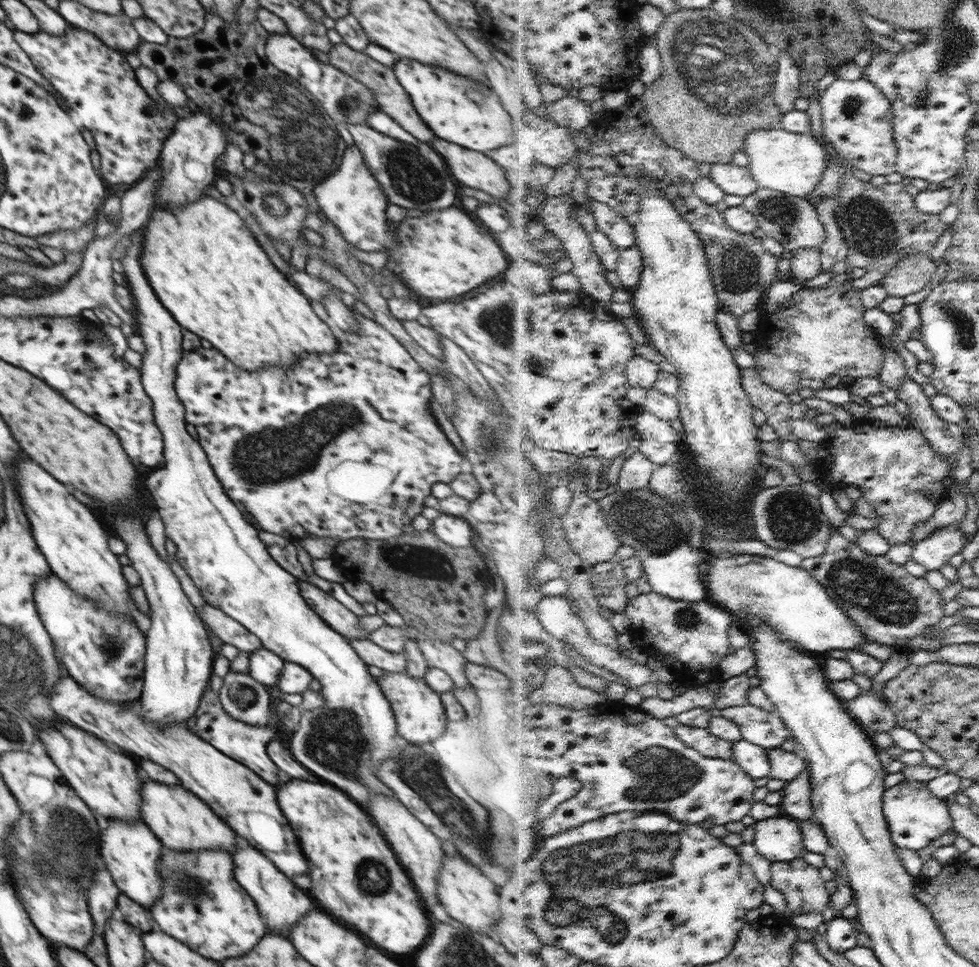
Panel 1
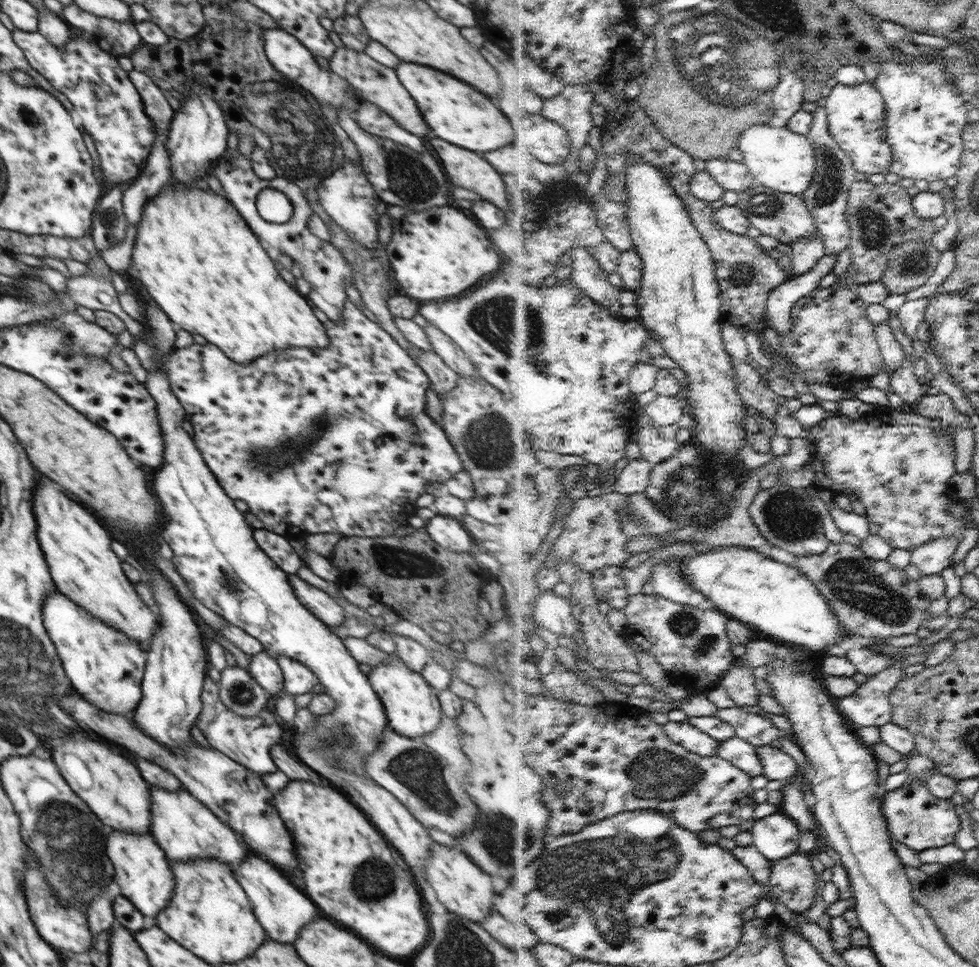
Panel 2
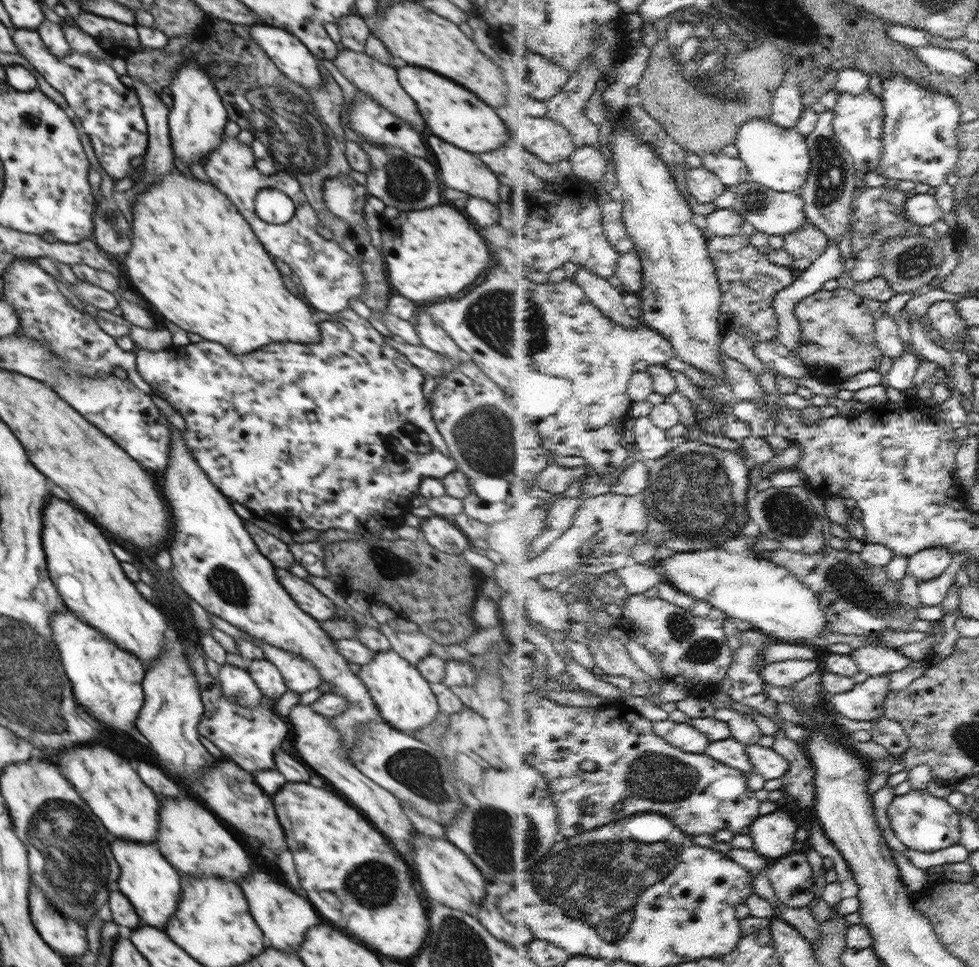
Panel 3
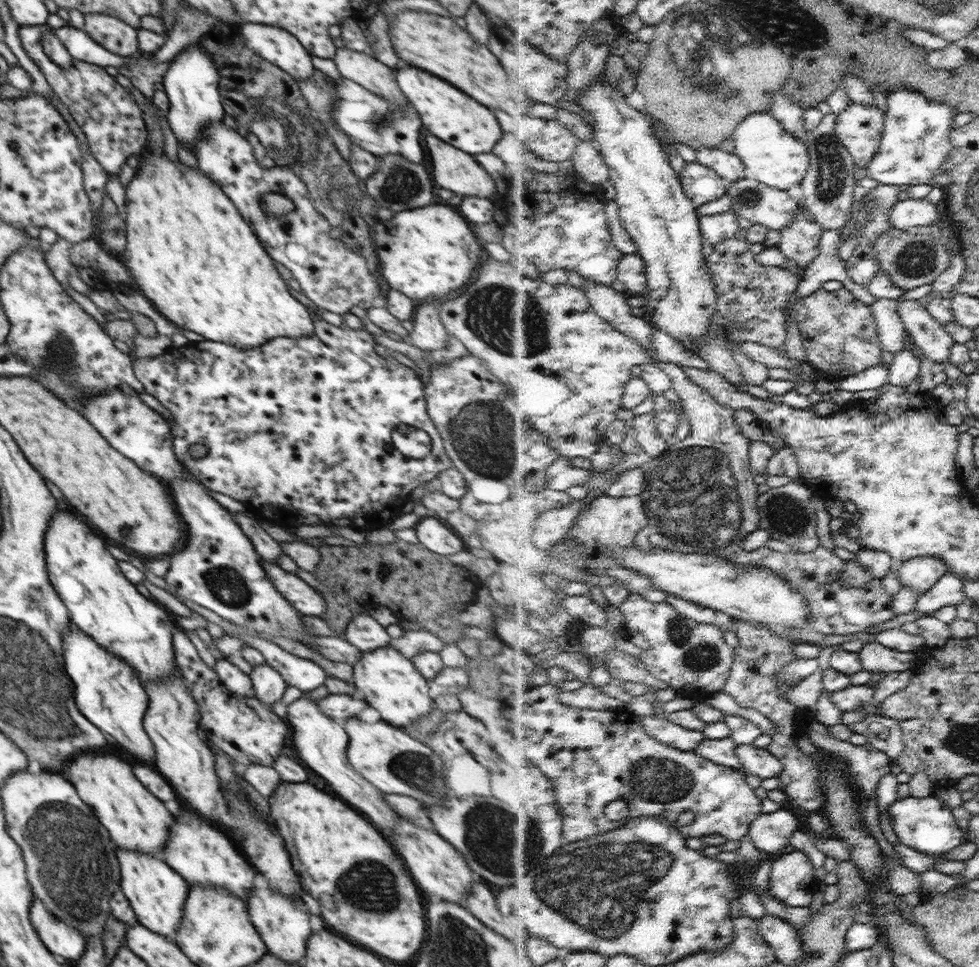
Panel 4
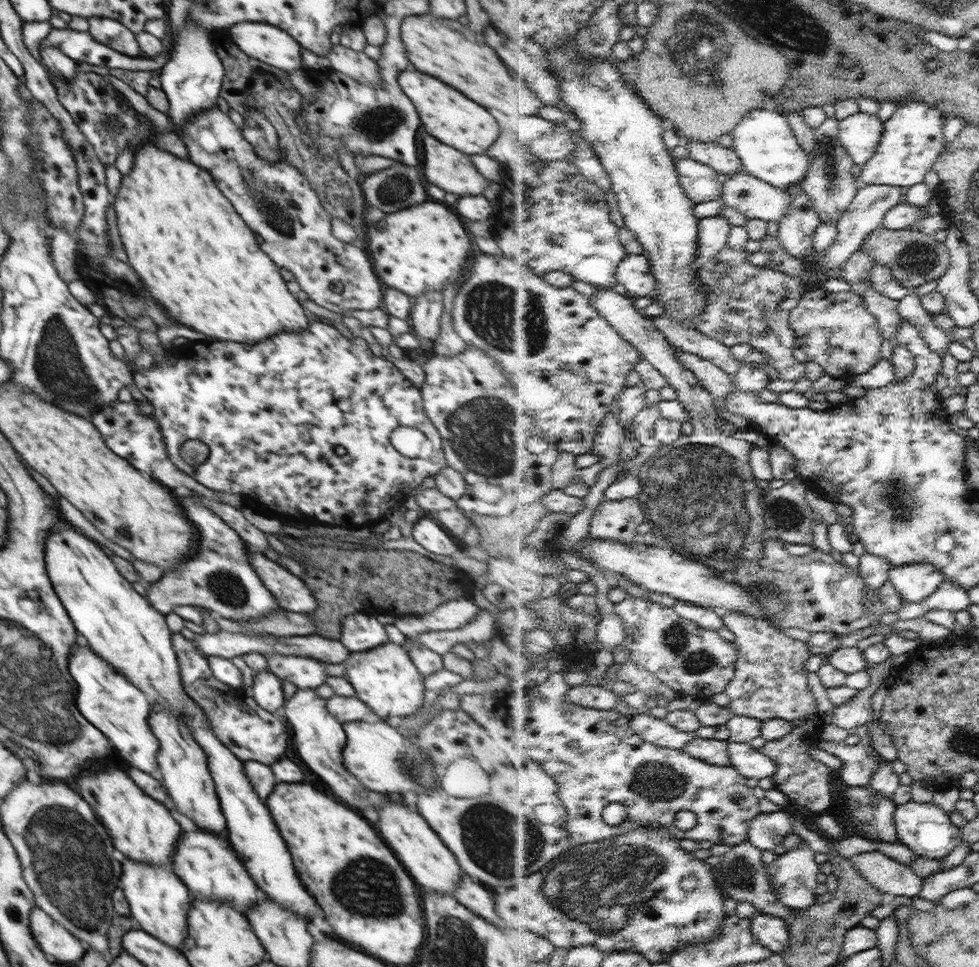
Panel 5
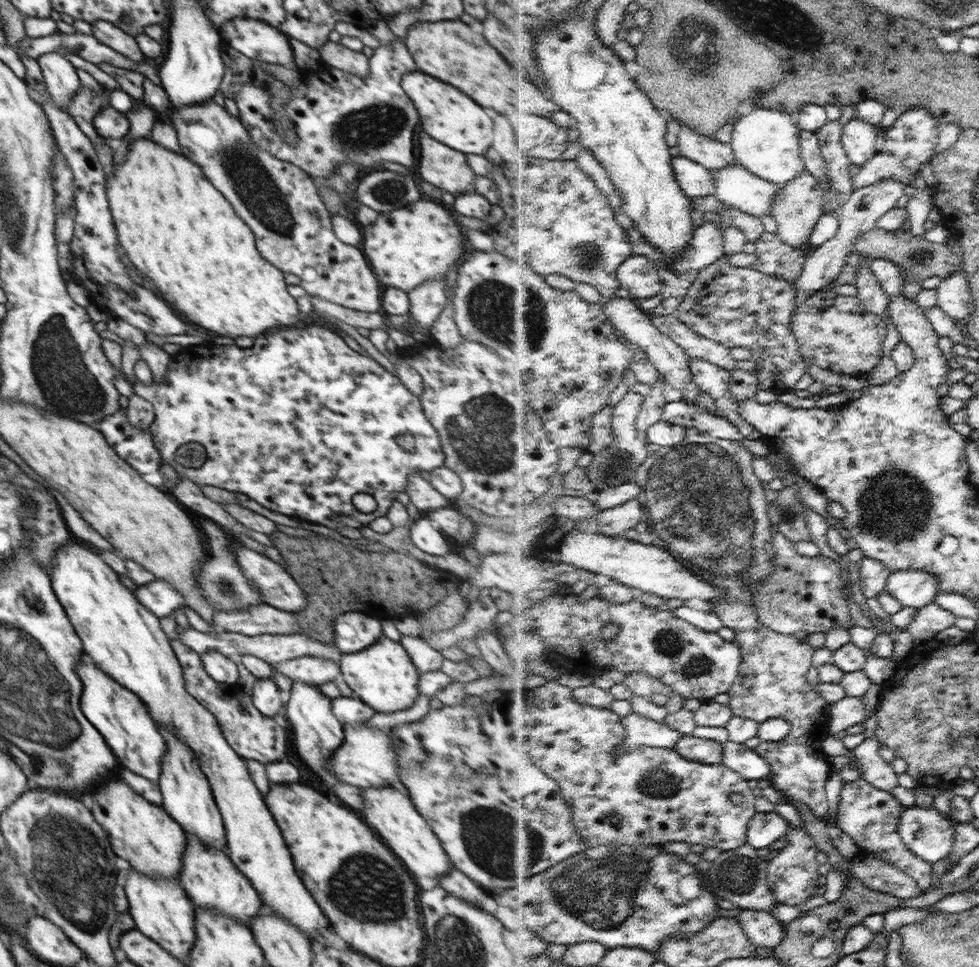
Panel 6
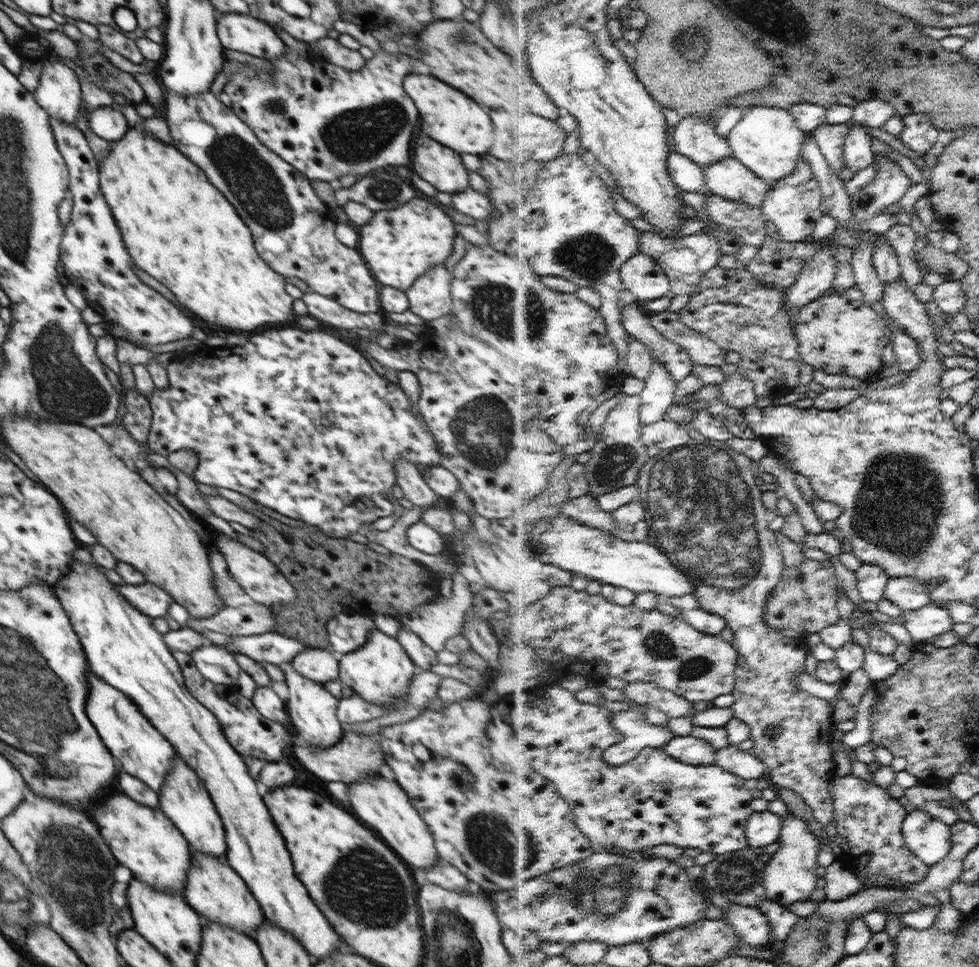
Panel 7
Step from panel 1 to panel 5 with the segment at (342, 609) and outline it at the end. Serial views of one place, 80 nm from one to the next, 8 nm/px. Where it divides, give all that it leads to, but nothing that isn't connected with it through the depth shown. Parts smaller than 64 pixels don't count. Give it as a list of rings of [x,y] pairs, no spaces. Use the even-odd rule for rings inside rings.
[[[248,552],[250,566],[264,586],[273,594],[282,610],[292,613],[312,613],[318,607],[313,592],[305,582],[262,553]]]

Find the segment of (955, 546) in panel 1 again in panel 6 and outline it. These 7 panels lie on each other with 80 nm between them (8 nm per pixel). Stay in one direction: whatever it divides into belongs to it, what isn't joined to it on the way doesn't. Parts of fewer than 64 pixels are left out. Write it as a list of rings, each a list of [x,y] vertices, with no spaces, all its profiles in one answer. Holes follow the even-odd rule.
[[[920,570],[893,572],[888,592],[892,592],[904,607],[920,610],[936,602],[940,593],[940,578]]]

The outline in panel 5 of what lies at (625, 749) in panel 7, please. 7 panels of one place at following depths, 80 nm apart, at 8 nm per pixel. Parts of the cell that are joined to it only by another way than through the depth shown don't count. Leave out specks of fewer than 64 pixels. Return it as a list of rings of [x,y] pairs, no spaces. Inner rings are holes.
[[[638,713],[632,716],[630,726],[644,736],[647,742],[657,746],[667,746],[682,750],[699,737],[697,732],[686,732],[674,726],[668,720],[658,718],[652,713]]]

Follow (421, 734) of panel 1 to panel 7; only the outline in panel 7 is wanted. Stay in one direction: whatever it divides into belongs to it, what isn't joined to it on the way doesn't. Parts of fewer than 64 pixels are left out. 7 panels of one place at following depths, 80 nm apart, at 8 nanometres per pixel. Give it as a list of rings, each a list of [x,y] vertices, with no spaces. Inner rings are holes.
[[[376,628],[371,630],[368,640],[360,648],[340,655],[338,659],[339,680],[342,684],[350,686],[354,693],[378,706],[396,707],[403,704],[409,694],[410,683],[418,671],[402,645]]]

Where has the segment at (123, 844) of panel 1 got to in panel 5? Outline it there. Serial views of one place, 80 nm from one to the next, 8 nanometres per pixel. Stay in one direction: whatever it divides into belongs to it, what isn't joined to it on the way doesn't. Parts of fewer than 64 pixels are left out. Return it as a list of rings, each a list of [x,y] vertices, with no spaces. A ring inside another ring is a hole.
[[[125,857],[121,862],[120,880],[132,916],[140,929],[159,938],[168,946],[181,950],[182,942],[187,938],[187,914],[192,899],[192,894],[182,879],[166,866],[150,866],[148,863]]]

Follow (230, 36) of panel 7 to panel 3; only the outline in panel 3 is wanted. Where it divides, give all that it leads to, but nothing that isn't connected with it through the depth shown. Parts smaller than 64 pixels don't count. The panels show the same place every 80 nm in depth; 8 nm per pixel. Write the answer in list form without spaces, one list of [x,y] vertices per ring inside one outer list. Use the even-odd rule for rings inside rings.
[[[264,24],[248,25],[248,30],[253,41],[260,45],[264,54],[272,60],[273,64],[278,66],[282,73],[288,76],[288,79],[306,89],[322,87],[322,74],[318,70],[318,59],[293,34],[290,34],[287,30],[282,30],[281,27]]]

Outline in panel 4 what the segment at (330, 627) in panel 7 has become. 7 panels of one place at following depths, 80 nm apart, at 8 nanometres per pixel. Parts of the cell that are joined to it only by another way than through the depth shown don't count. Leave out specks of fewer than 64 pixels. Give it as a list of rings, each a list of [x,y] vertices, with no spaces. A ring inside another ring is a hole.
[[[368,614],[354,616],[345,628],[343,637],[363,653],[389,646],[393,642],[386,627]]]

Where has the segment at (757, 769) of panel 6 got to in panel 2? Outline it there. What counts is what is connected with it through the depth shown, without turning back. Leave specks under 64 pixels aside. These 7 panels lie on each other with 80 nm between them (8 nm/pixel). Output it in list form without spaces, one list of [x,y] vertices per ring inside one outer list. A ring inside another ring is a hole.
[[[760,746],[760,756],[765,762],[765,775],[772,780],[790,780],[801,770],[799,762],[783,748]]]

